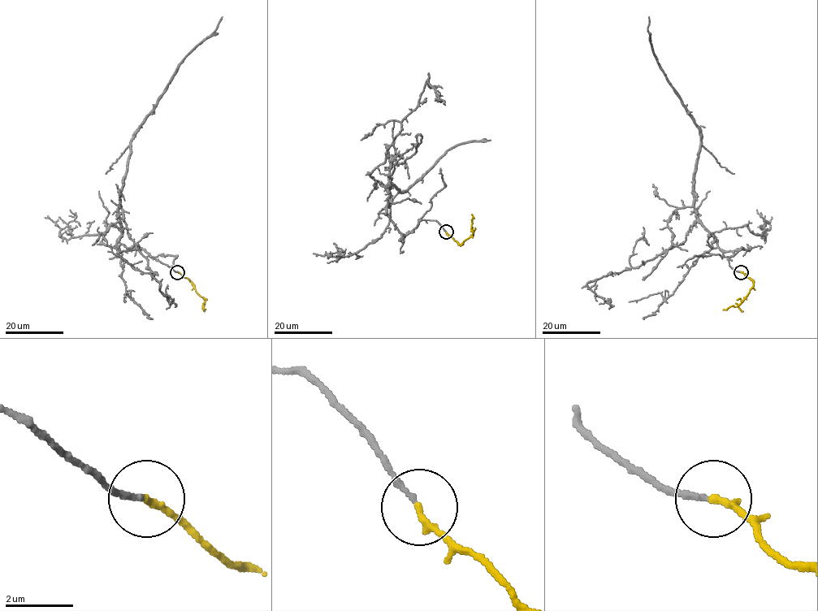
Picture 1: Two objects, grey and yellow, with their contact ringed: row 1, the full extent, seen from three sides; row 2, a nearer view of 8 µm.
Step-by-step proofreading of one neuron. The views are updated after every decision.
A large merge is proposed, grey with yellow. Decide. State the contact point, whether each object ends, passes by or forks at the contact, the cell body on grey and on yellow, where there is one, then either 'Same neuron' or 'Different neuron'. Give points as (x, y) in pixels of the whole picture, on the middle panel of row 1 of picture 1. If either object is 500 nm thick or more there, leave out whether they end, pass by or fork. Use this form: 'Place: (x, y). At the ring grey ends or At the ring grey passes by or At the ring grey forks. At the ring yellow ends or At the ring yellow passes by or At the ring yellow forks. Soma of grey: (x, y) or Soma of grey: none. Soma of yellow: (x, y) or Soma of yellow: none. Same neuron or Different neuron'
Place: (446, 231). At the ring grey ends. At the ring yellow ends. Soma of grey: none. Soma of yellow: none. Same neuron

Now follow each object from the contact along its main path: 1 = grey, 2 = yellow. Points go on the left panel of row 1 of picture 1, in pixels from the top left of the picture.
1: (177, 271), (144, 250), (119, 250), (119, 191), (134, 132), (181, 62), (214, 31), (222, 16)
2: (177, 271), (188, 278), (205, 300), (203, 310)

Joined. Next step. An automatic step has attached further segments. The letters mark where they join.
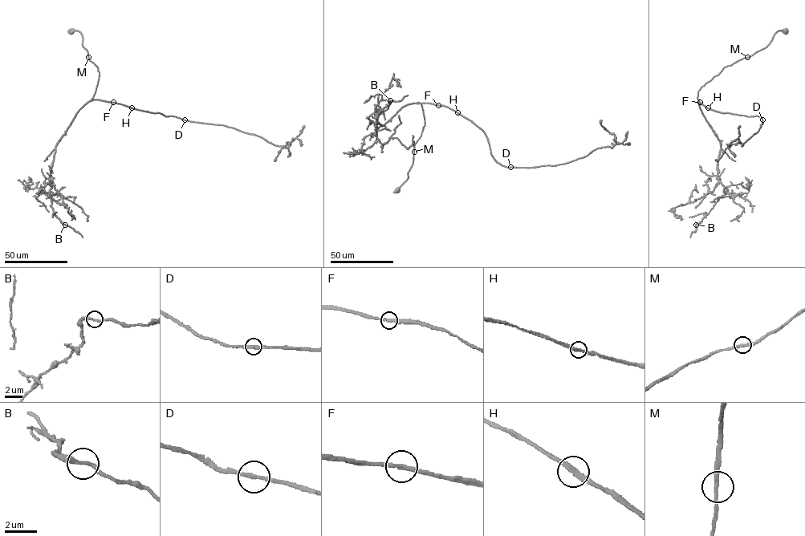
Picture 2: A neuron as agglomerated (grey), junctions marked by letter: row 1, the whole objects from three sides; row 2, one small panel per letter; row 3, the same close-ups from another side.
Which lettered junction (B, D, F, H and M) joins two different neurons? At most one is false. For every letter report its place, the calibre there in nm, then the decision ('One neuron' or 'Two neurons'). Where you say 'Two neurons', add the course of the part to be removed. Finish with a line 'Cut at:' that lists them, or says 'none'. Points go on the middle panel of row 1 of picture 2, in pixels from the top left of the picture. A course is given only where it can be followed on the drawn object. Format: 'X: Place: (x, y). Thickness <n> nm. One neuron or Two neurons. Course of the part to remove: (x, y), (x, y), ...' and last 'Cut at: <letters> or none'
B: Place: (390, 100). Thickness 220 nm. One neuron
D: Place: (510, 167). Thickness 240 nm. One neuron
F: Place: (438, 105). Thickness 240 nm. One neuron
H: Place: (457, 112). Thickness 240 nm. One neuron
M: Place: (414, 152). Thickness 240 nm. One neuron
Cut at: none

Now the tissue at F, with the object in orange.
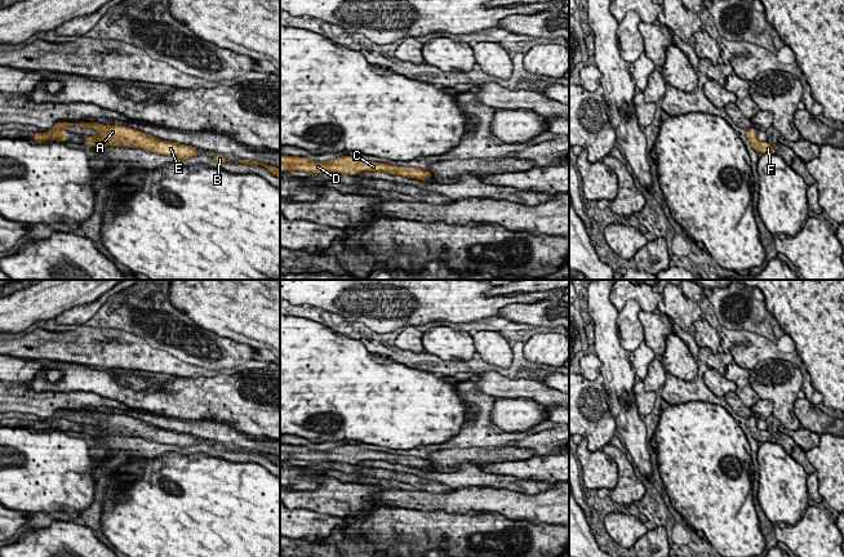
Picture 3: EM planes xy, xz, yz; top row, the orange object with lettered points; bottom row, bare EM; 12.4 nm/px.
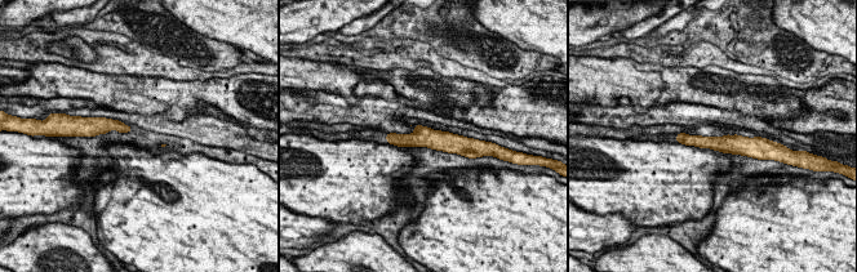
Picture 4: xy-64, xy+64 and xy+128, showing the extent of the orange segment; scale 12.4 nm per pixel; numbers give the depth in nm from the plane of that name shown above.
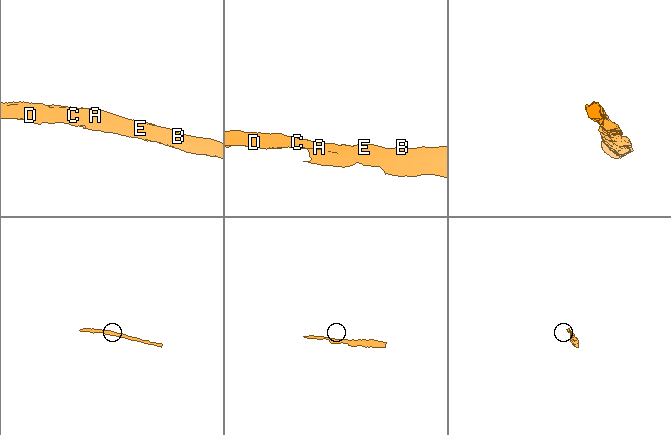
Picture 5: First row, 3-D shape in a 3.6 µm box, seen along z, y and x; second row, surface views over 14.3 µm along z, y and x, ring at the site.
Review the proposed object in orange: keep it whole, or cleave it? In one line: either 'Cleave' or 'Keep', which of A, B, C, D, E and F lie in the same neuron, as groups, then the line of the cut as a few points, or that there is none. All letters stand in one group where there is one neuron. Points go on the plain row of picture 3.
Keep. Groups: A B C D E F. No split

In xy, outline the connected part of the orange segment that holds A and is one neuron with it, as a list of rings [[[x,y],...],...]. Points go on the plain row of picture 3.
[[[57,411],[49,422],[37,422],[34,423],[32,428],[35,432],[41,432],[44,429],[52,429],[55,431],[66,431],[65,420],[67,414],[79,414],[83,418],[93,416],[99,420],[99,424],[92,424],[86,425],[88,429],[84,431],[84,435],[92,436],[92,435],[126,435],[130,437],[142,437],[145,440],[156,441],[159,444],[165,445],[174,445],[181,449],[186,449],[188,446],[192,446],[196,444],[197,437],[192,435],[179,433],[164,428],[159,428],[156,425],[152,425],[150,423],[145,423],[142,420],[138,420],[132,416],[126,416],[124,414],[105,414],[99,411]]]

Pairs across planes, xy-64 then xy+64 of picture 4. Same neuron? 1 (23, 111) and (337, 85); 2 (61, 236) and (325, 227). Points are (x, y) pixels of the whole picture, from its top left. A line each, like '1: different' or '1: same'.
1: different
2: different

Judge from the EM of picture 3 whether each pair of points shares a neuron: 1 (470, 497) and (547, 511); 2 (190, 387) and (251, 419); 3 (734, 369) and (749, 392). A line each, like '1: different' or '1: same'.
1: same
2: same
3: same

